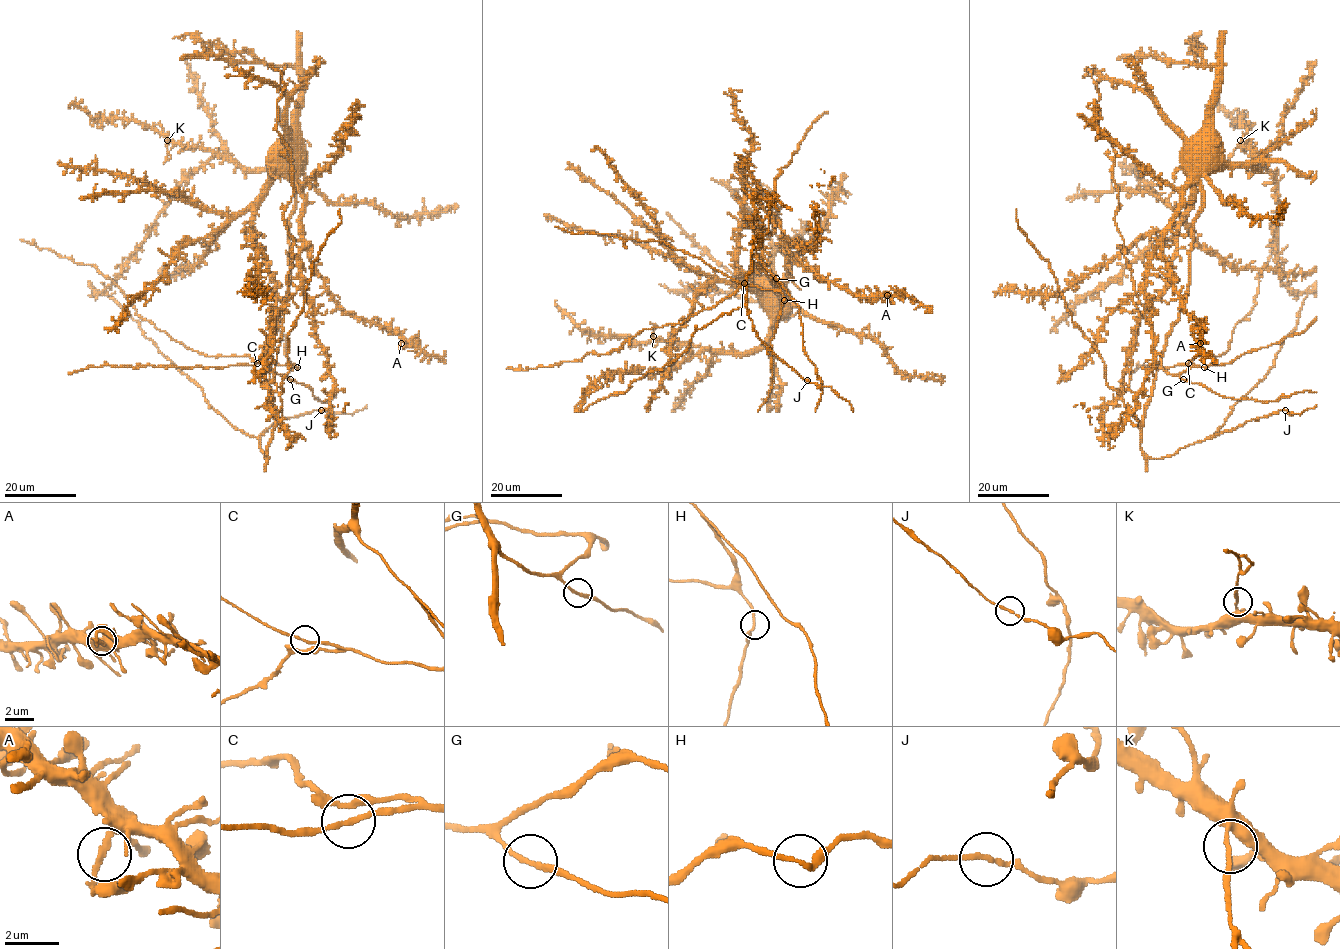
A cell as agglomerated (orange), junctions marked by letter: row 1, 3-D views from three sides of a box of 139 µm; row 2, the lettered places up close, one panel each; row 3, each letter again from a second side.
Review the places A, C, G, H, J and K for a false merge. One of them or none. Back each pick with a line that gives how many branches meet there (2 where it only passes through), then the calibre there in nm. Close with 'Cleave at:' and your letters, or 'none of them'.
K: branches 2; calibre 140 nm
Cleave at: K

